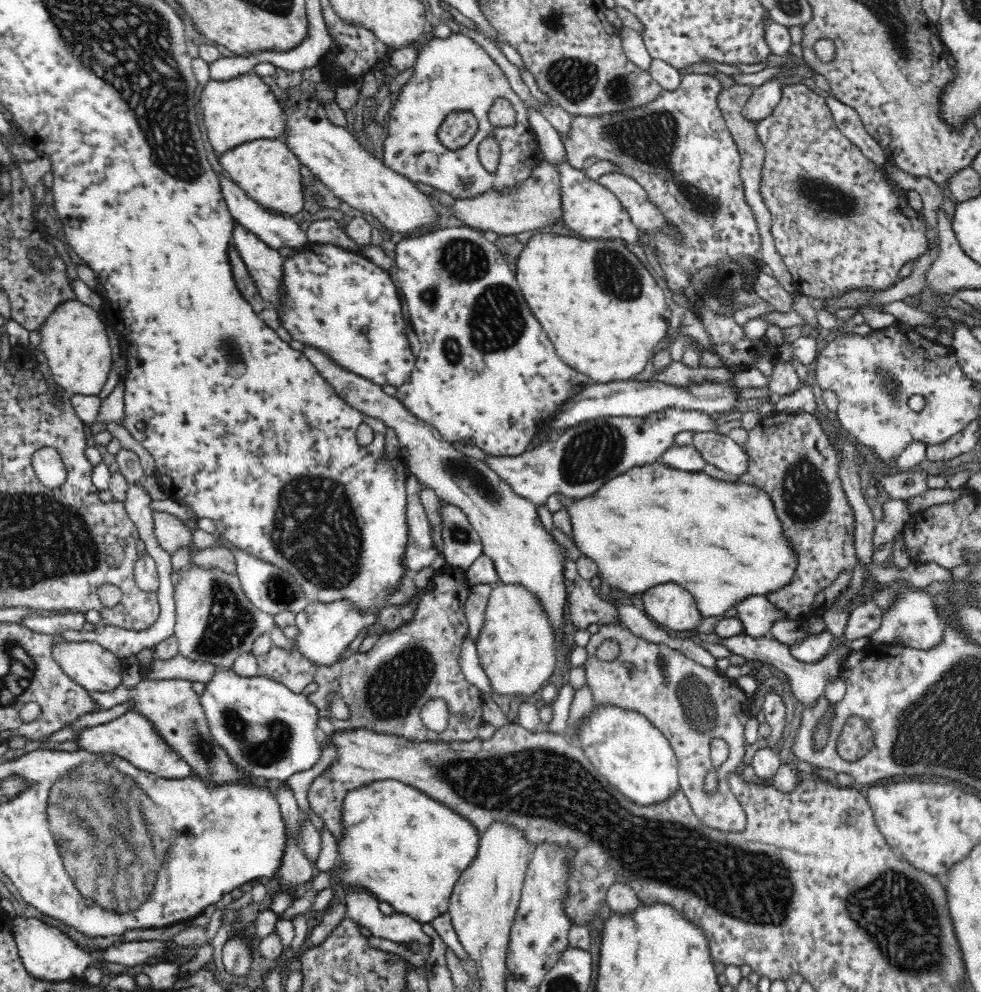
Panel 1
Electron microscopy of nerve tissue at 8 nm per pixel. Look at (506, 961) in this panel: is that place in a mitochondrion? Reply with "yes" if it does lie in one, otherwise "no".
no

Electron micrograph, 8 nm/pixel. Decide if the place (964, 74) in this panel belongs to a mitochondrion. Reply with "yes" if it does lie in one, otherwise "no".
no

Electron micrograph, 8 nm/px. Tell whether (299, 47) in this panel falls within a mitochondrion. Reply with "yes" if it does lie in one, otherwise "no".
no

